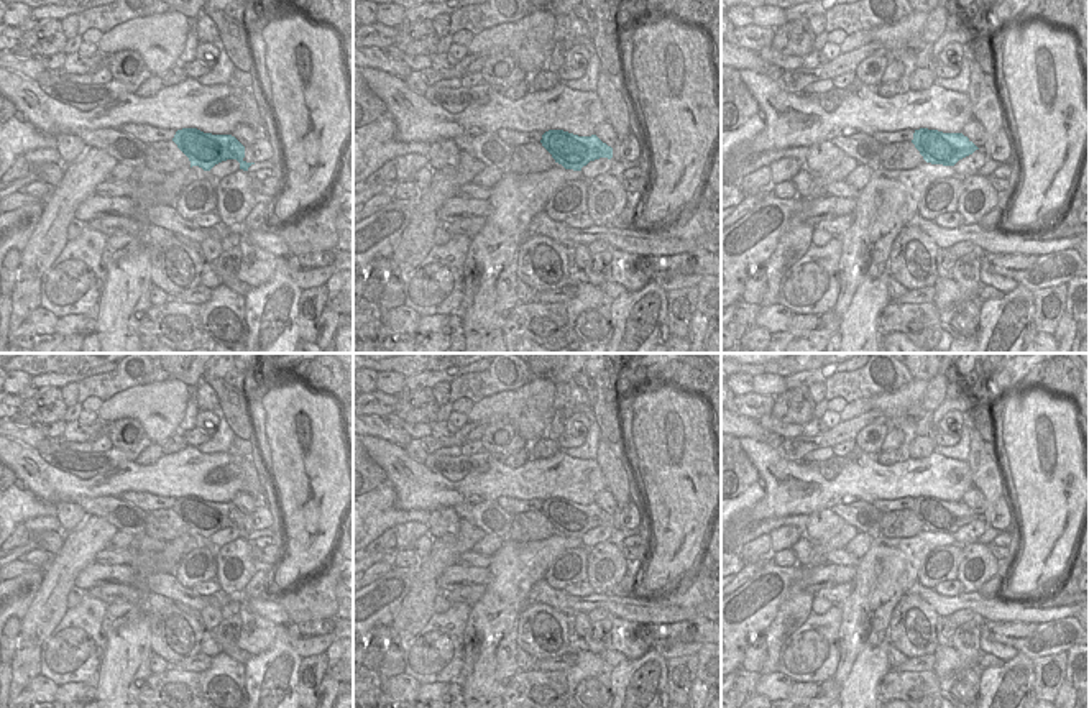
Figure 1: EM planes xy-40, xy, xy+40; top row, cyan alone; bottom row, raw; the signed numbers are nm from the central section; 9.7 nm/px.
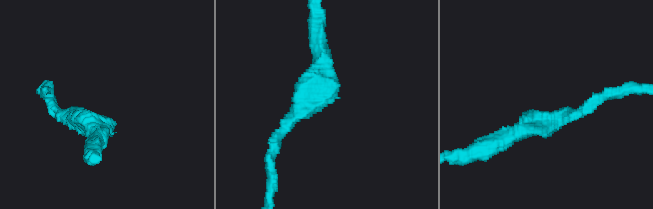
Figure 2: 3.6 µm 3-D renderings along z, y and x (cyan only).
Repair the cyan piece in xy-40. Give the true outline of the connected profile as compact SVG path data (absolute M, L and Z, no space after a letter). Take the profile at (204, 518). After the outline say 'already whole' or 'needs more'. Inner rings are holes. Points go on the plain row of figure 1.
M182 496L176 499L172 509L189 526L191 536L199 534L210 539L227 527L237 527L243 539L255 532L243 527L245 514L232 503L212 503L197 496Z; already whole

